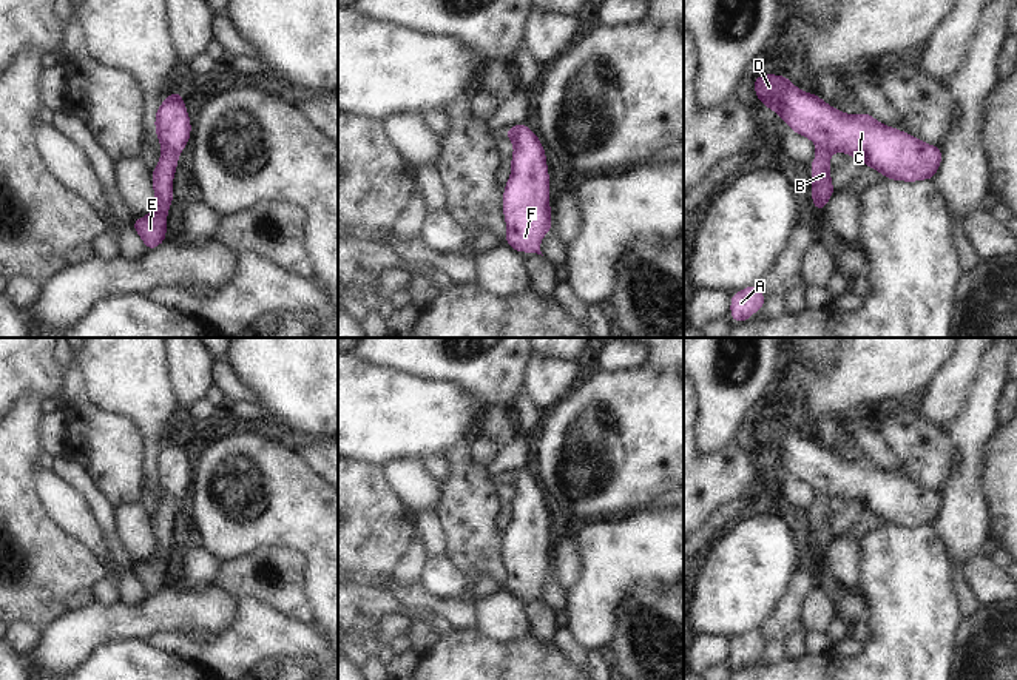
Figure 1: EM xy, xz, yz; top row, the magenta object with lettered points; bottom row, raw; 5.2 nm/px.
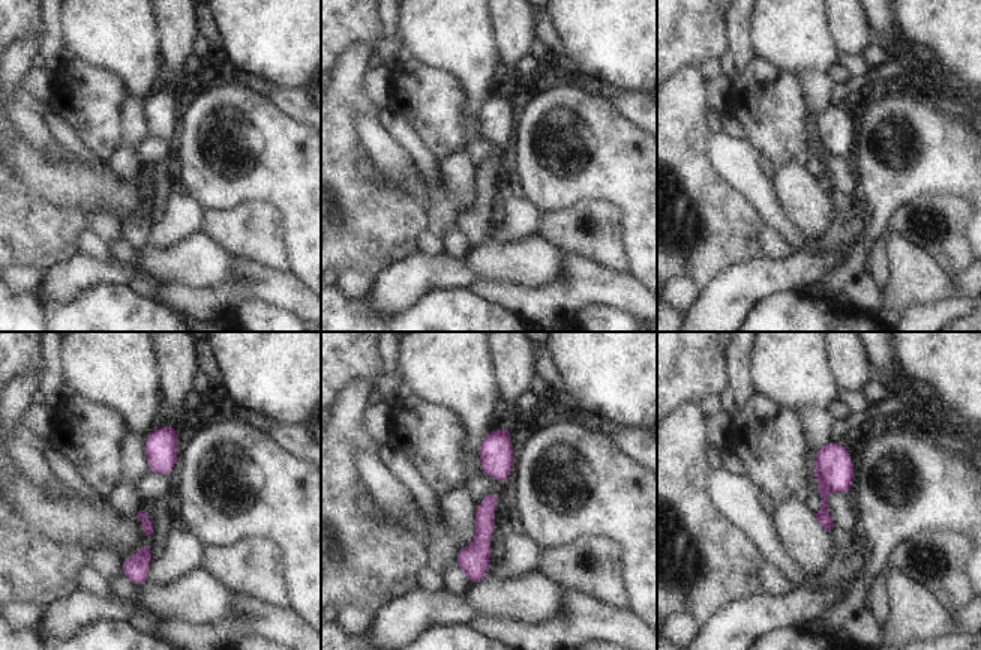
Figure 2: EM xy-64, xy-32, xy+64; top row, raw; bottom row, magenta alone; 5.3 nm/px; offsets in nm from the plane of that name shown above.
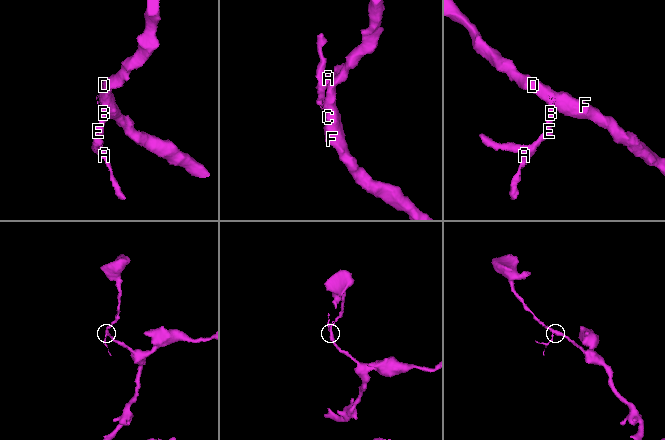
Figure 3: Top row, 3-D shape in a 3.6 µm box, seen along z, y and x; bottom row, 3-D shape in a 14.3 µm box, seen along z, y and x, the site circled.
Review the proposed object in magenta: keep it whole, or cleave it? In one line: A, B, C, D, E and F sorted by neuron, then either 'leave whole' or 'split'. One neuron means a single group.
A B E / C D F; split

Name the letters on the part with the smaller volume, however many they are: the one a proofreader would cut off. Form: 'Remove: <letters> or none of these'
Remove: A, B, E

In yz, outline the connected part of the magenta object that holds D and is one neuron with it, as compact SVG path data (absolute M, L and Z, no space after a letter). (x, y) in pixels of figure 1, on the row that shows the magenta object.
M758 74L753 79L753 91L762 106L770 108L782 122L789 125L792 133L810 139L816 150L846 153L852 159L858 159L864 167L881 173L887 180L918 182L934 180L941 167L943 150L932 143L926 143L918 137L892 128L873 119L870 113L847 114L826 103L819 94L801 91L784 74Z

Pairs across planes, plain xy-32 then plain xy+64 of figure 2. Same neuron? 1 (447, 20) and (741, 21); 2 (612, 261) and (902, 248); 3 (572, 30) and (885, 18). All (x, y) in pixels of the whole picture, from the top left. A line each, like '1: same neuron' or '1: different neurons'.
1: different neurons
2: different neurons
3: different neurons

